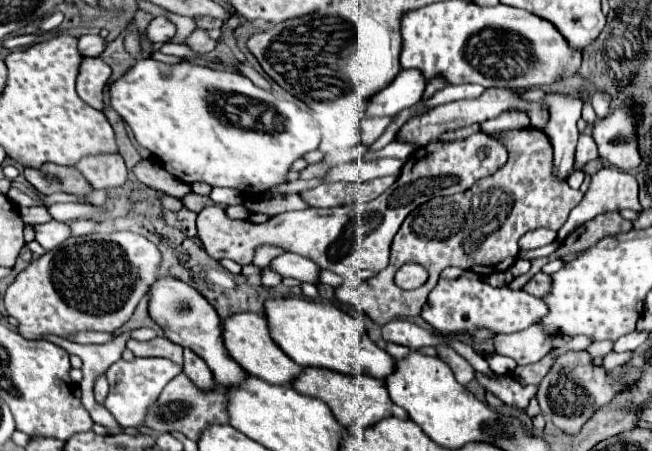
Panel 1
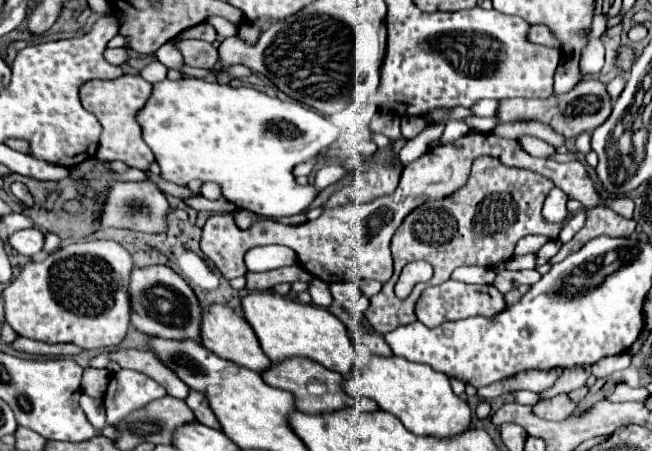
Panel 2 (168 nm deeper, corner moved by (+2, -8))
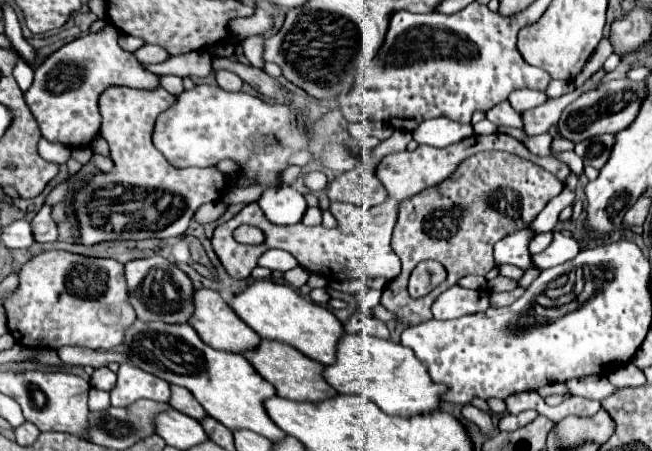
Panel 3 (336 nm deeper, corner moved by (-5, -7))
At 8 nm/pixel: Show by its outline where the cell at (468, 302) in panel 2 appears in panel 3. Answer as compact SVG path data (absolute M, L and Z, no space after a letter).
M455 285L439 295L431 311L435 319L445 321L445 319L457 319L463 315L473 315L479 311L485 311L487 307L489 307L489 293L485 289L471 291L471 289L463 289Z

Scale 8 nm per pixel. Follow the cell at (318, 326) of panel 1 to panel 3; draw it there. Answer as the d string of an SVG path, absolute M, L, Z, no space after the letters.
M269 279L253 281L249 287L239 291L231 301L229 307L235 311L235 315L245 321L261 339L281 341L303 355L311 357L313 361L319 361L323 365L335 363L335 351L339 337L343 335L343 325L337 321L337 317L327 309L321 307L305 297L301 297L291 285L281 285Z

